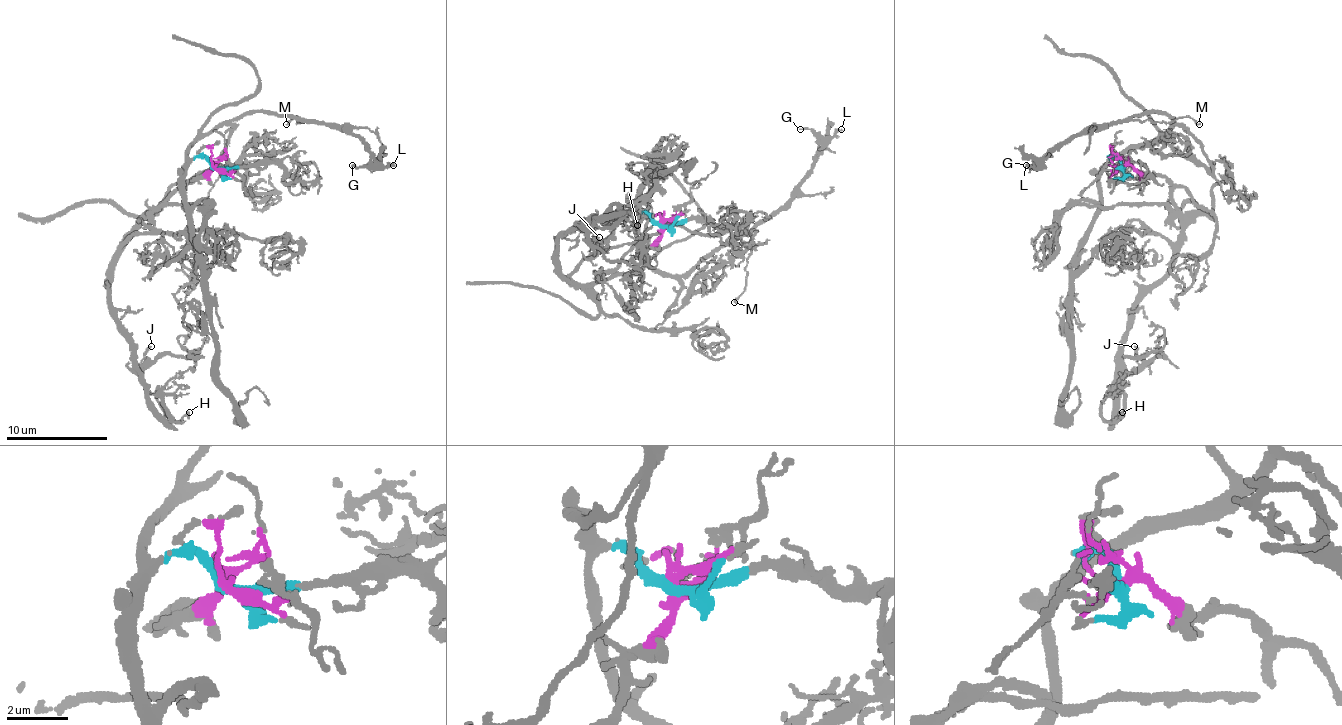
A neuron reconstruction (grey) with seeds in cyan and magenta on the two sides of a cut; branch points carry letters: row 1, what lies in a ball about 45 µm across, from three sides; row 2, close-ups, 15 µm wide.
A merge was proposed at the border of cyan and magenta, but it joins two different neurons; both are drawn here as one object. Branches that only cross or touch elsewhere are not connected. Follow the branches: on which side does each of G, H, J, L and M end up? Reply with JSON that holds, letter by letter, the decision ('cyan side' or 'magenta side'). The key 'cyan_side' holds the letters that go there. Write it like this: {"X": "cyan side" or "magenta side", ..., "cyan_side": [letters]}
{"G": "cyan side", "H": "magenta side", "J": "magenta side", "L": "cyan side", "M": "cyan side", "cyan_side": ["G", "L", "M"]}

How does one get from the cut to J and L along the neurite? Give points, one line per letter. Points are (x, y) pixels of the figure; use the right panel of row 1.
J: (1121, 166), (1164, 176), (1182, 219), (1182, 245), (1139, 300), (1121, 343), (1129, 371), (1134, 346)
L: (1121, 166), (1111, 156), (1151, 146), (1172, 121), (1154, 111), (1098, 123), (1055, 146), (1035, 164), (1025, 164)

